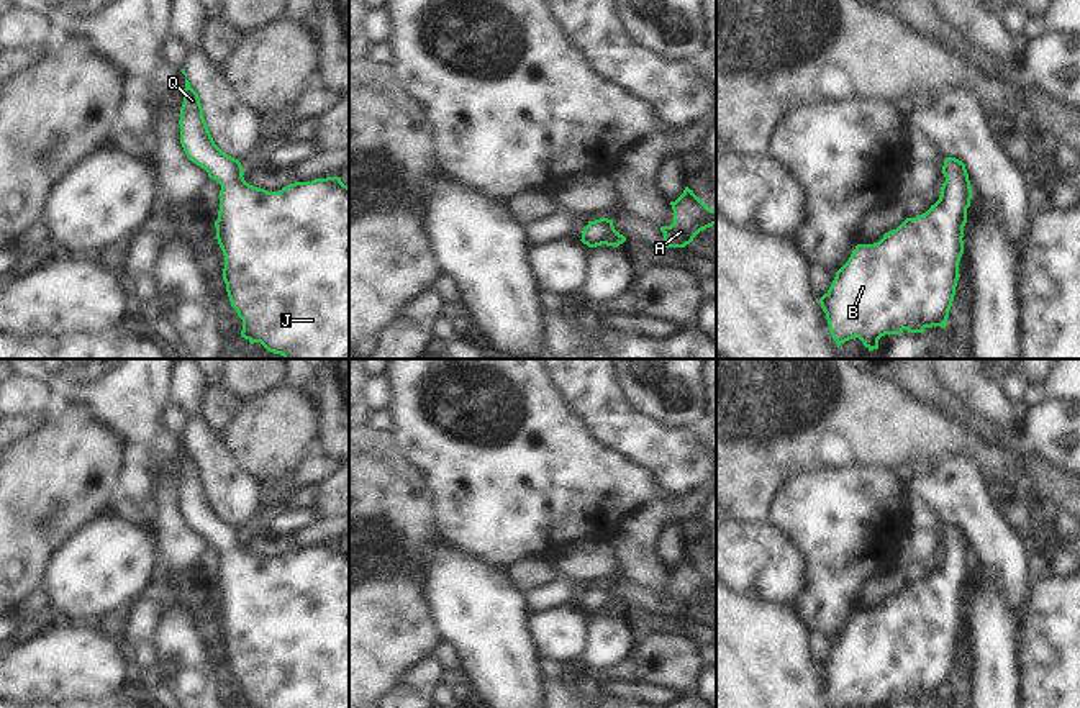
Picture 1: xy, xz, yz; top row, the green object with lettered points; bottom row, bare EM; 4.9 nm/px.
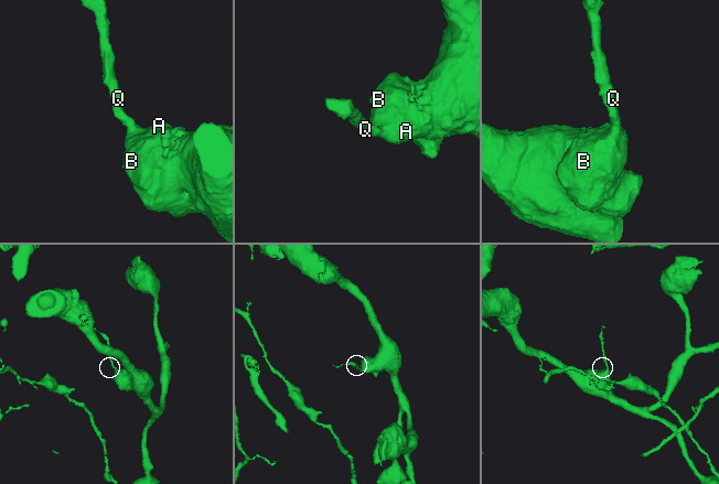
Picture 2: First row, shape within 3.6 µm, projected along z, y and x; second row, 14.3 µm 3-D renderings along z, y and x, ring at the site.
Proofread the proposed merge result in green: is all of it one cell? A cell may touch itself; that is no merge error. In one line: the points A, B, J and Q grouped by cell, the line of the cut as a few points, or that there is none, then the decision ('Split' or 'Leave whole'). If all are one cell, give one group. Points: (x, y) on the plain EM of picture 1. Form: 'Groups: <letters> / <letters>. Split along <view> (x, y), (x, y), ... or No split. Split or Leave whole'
Groups: A B J Q. No split. Leave whole

